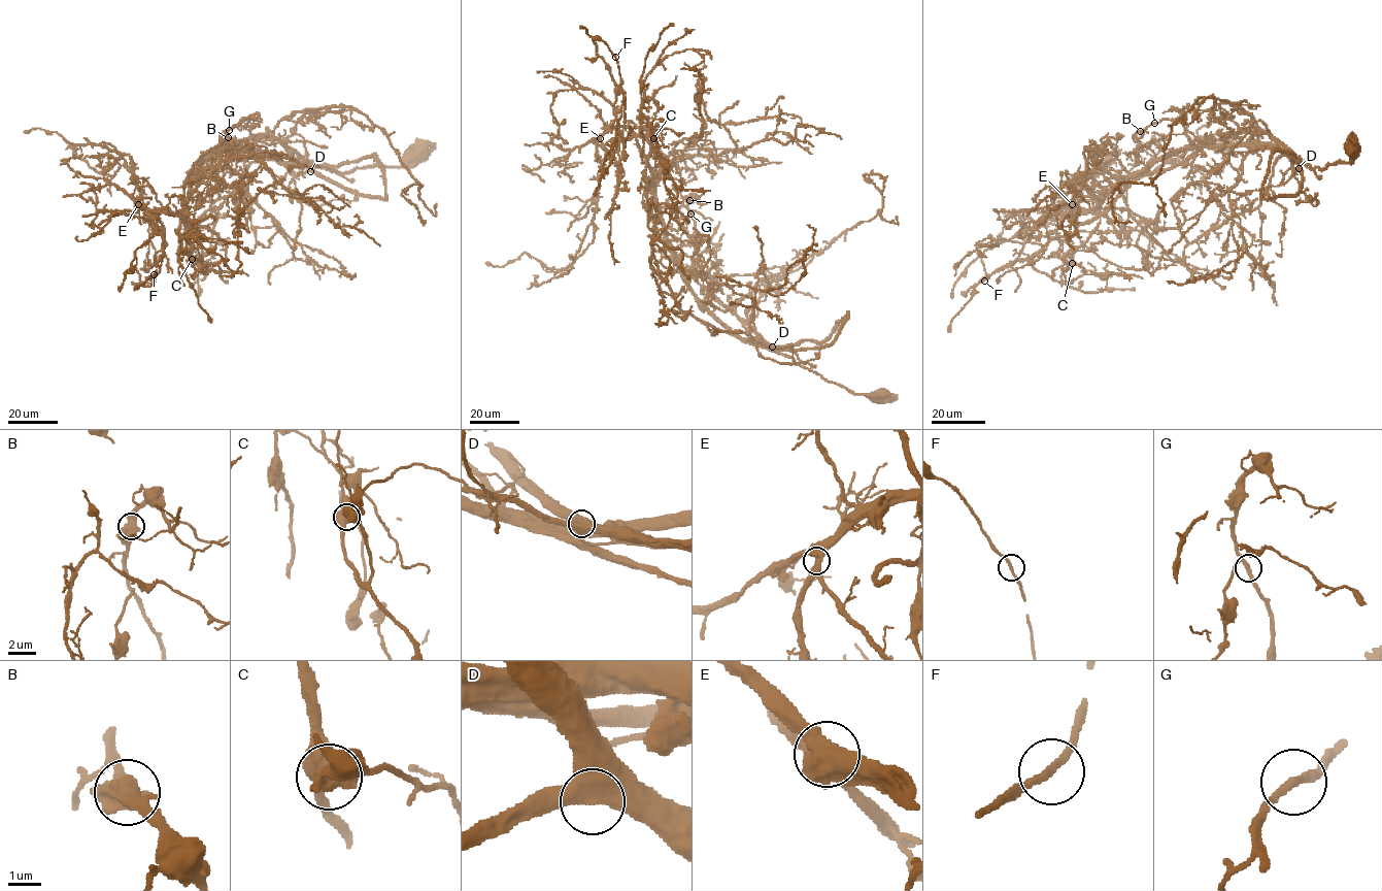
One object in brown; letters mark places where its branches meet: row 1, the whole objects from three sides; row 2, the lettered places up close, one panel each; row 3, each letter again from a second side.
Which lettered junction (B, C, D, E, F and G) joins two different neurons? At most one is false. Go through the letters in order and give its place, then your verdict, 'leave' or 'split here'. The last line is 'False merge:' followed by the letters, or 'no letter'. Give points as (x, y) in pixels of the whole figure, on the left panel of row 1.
B: place (228, 137); leave
C: place (192, 259); leave
D: place (310, 171); leave
E: place (138, 204); leave
F: place (154, 274); leave
G: place (229, 130); leave
False merge: no letter

